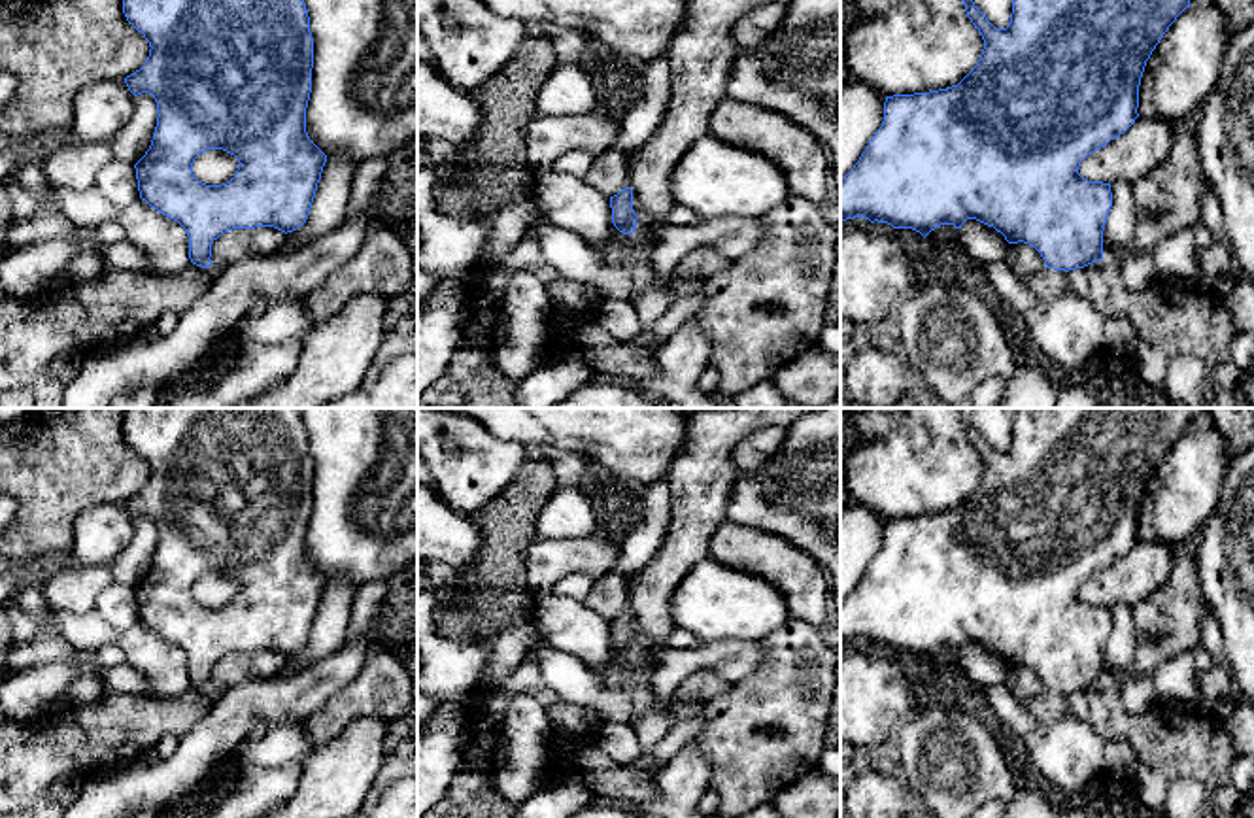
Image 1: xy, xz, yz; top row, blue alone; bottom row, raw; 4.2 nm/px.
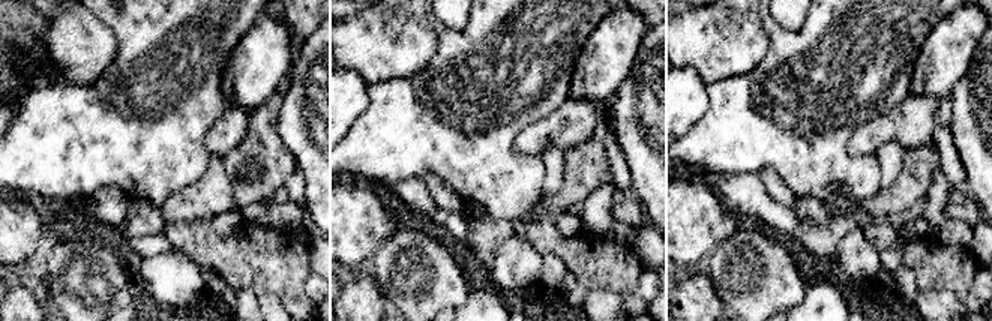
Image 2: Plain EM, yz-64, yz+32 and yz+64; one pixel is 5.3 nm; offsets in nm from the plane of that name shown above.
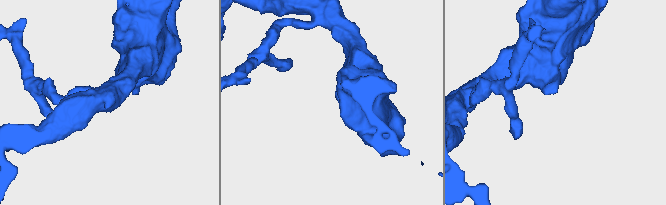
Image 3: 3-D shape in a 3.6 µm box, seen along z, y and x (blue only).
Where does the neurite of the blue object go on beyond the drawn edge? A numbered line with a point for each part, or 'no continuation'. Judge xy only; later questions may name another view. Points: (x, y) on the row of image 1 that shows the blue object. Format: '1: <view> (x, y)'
no continuation

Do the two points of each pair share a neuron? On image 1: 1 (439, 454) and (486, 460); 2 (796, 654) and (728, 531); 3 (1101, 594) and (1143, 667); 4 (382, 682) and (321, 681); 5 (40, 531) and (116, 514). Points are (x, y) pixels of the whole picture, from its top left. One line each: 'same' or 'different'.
1: same
2: different
3: different
4: different
5: different

